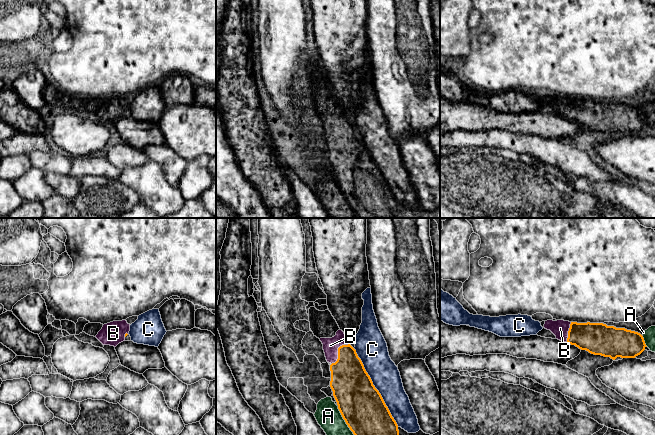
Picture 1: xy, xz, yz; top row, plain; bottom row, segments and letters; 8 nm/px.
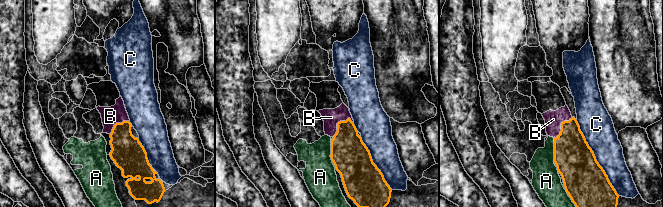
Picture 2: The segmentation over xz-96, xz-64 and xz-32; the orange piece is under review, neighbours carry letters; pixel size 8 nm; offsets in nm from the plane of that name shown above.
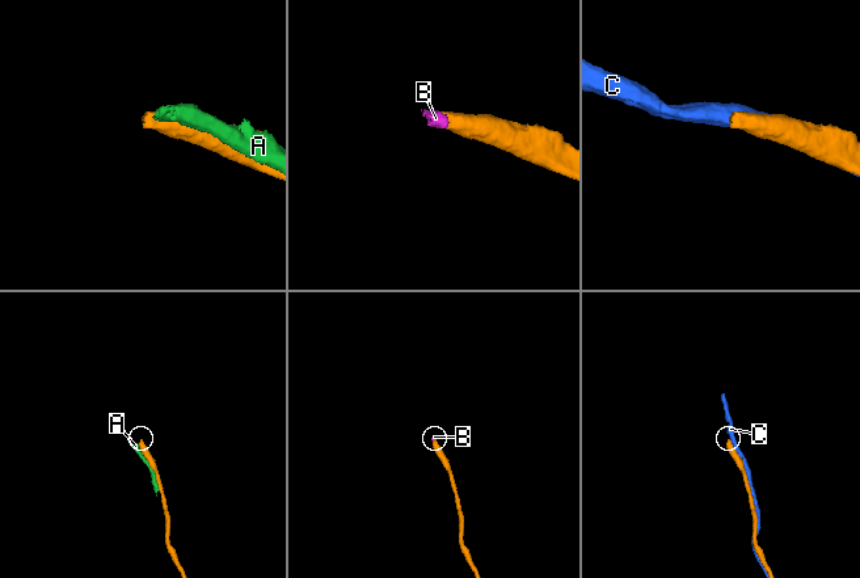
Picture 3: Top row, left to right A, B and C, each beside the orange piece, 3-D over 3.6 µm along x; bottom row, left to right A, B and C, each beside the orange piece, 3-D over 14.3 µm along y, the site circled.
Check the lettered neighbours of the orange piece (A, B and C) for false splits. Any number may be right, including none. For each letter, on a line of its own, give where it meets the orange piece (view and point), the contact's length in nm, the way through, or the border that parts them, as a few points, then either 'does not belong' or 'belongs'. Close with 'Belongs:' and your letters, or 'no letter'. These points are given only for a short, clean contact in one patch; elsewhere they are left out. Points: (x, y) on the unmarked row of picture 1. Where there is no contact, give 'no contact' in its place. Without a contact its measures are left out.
A: contact xz (346, 199); length 320 nm; does not belong
B: contact xz (338, 128); length 220 nm; way xz (349, 157), (344, 135), (338, 128), (330, 121); belongs
C: contact xz (374, 163); length 750 nm; does not belong
Belongs: B

